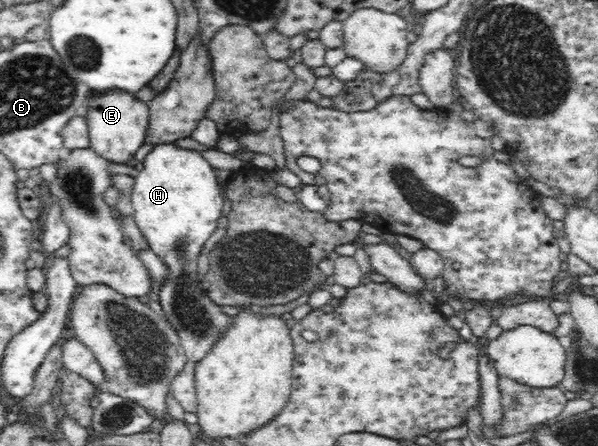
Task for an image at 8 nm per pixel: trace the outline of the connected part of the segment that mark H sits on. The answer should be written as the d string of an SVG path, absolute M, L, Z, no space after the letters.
M160 143L153 148L143 160L144 168L135 177L132 190L133 219L149 242L149 248L168 266L168 278L160 285L159 304L164 310L165 318L176 330L188 361L200 362L210 350L220 334L224 332L231 316L226 315L220 307L199 290L198 256L204 242L216 232L218 220L227 209L227 201L220 191L216 180L216 169L196 150L180 150L174 144Z

